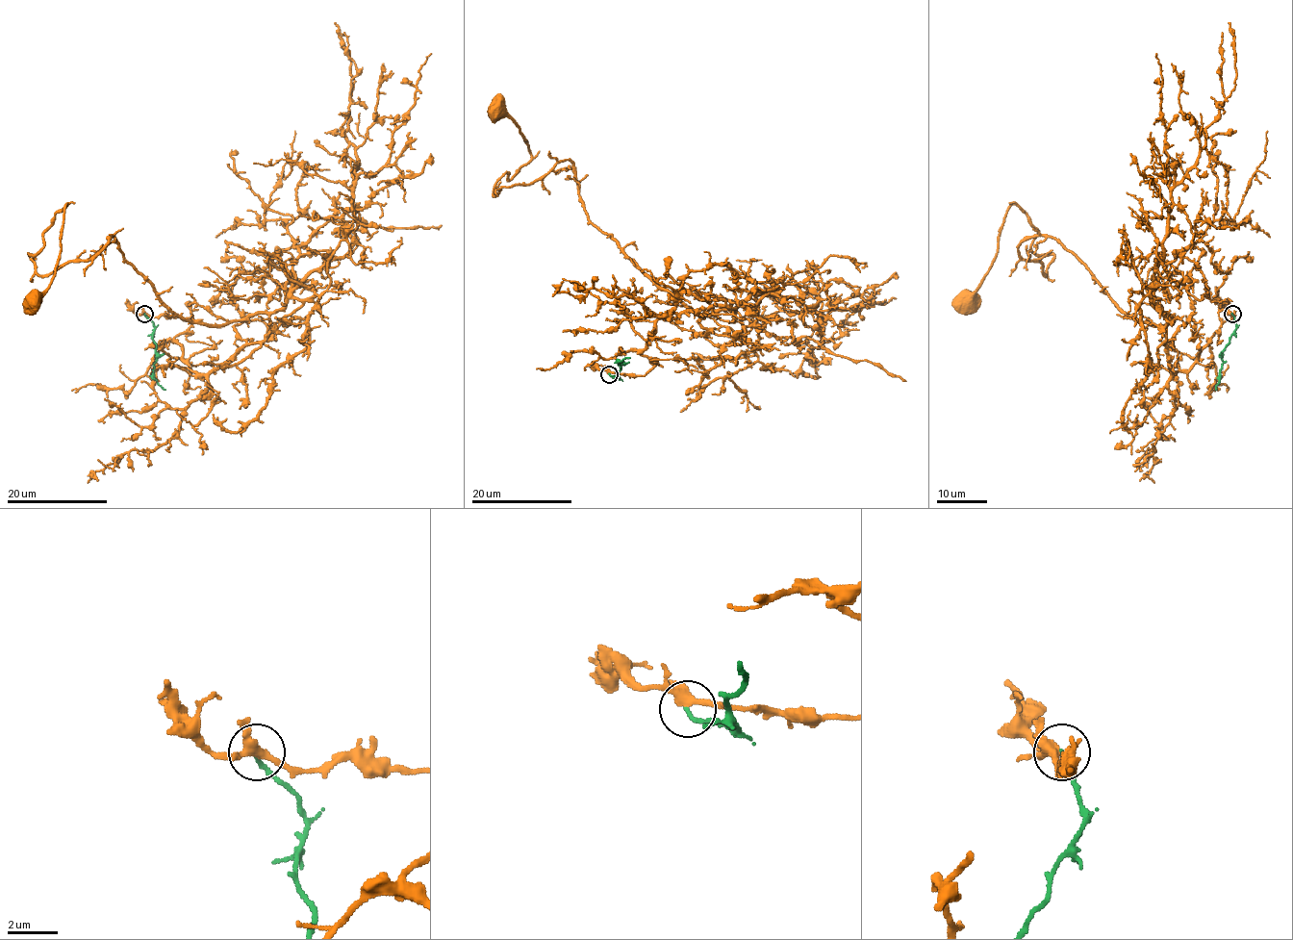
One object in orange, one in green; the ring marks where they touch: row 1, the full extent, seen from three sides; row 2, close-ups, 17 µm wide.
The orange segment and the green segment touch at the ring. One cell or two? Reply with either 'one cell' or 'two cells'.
two cells

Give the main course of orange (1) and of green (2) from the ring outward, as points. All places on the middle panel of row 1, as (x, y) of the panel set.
1: (609, 373), (655, 364), (663, 317), (734, 308), (653, 281), (568, 160), (494, 195), (531, 157), (497, 108)
2: (609, 374), (619, 378), (618, 362), (630, 358)

